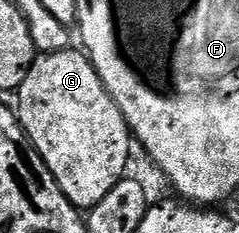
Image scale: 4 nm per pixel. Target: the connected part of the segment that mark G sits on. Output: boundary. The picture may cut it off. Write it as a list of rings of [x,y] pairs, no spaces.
[[[83,50],[41,54],[32,62],[18,98],[20,124],[54,173],[62,193],[78,209],[91,209],[125,178],[128,154],[134,147],[122,109],[112,99]]]

